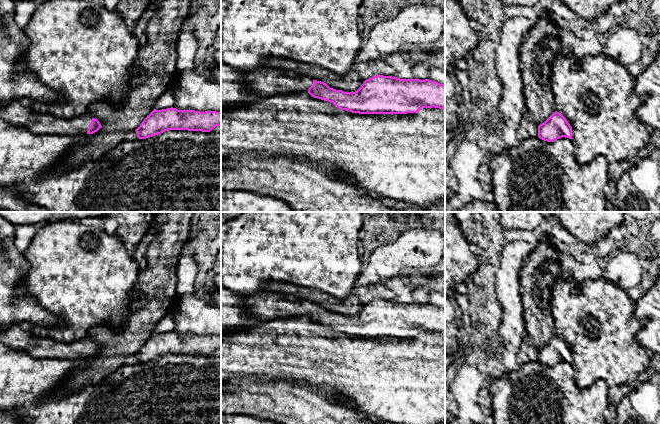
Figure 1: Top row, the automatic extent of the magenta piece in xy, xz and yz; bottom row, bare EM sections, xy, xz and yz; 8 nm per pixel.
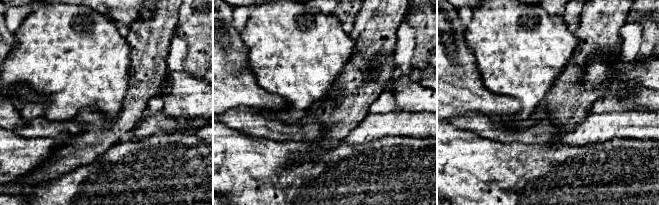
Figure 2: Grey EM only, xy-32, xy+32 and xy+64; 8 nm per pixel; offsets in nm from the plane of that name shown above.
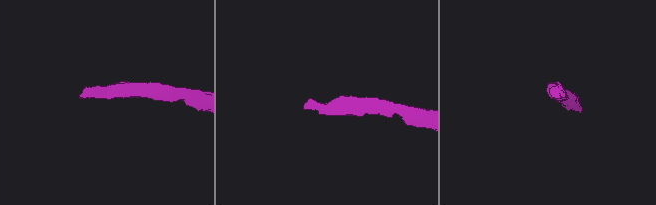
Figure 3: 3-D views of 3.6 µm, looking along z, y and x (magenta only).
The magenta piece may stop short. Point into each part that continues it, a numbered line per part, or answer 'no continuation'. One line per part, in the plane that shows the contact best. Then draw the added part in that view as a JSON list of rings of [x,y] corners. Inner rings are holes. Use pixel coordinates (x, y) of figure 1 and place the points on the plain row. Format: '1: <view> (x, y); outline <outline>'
1: xy (19, 337); outline [[[15,324],[0,330],[0,342],[36,358],[85,360],[93,341],[84,337],[67,343],[56,338],[37,336],[30,327]]]

